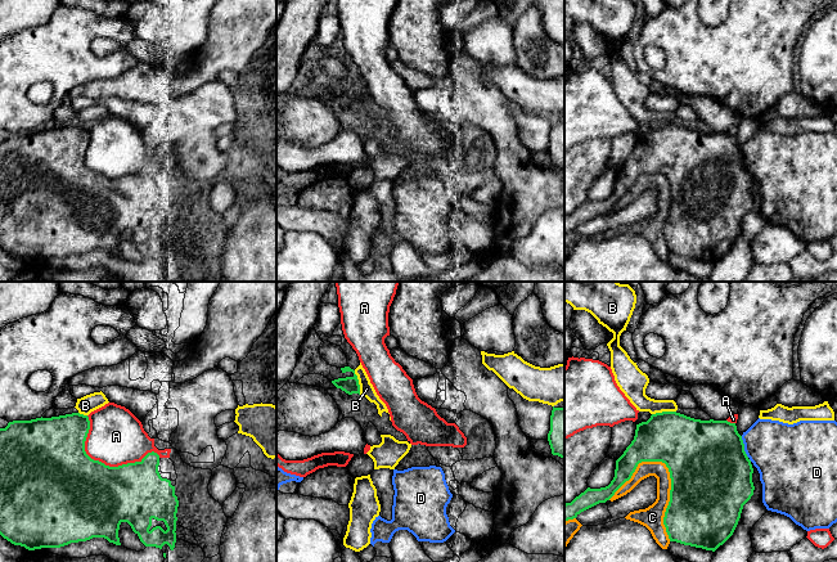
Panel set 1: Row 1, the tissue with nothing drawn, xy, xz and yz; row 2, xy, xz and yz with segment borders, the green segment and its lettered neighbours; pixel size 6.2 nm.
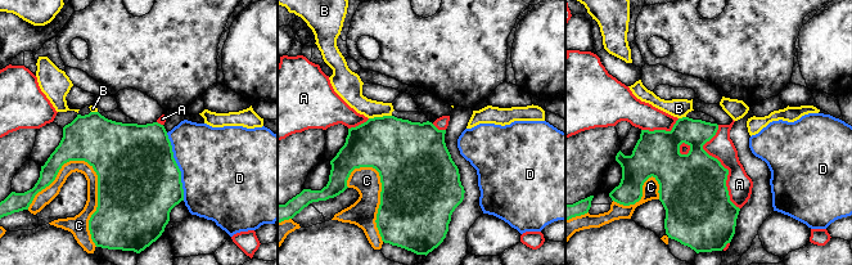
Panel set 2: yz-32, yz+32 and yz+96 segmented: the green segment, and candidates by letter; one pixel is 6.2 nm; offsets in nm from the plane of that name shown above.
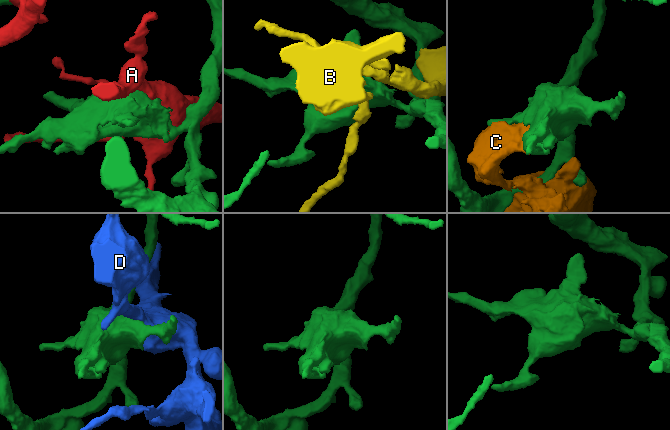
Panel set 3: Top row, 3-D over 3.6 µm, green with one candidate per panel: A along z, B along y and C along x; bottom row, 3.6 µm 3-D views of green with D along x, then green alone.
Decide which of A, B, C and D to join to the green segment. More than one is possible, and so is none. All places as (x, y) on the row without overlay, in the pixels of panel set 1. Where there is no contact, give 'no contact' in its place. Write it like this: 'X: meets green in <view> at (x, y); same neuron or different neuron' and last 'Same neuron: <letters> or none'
A: meets green in xy at (103, 175); different neuron
B: meets green in xz at (358, 94); different neuron
C: meets green in yz at (670, 203); different neuron
D: meets green in yz at (743, 158); different neuron
Same neuron: none

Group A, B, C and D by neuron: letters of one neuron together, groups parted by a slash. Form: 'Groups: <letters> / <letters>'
Groups: A / B / C / D

